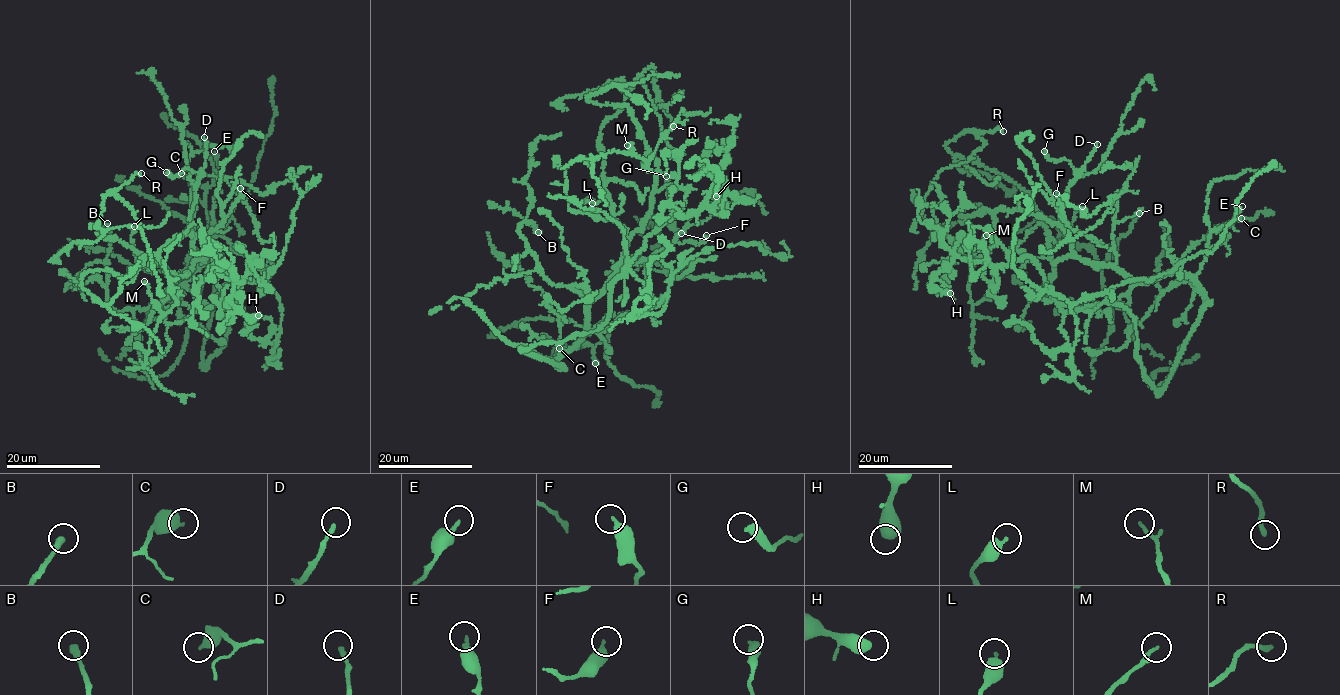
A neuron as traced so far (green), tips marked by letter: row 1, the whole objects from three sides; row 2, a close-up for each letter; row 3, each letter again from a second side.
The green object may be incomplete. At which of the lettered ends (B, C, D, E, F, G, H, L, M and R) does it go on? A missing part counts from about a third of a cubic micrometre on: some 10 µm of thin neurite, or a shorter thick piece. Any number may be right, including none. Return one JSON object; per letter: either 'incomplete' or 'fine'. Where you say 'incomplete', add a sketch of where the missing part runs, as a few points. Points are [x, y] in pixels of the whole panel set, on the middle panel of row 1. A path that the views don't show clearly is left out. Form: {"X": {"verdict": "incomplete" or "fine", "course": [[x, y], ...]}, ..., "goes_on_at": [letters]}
{"B": {"verdict": "incomplete"}, "C": {"verdict": "fine"}, "D": {"verdict": "incomplete", "course": [[681, 233], [681, 218], [697, 214]]}, "E": {"verdict": "fine"}, "F": {"verdict": "fine"}, "G": {"verdict": "fine"}, "H": {"verdict": "fine"}, "L": {"verdict": "fine"}, "M": {"verdict": "fine"}, "R": {"verdict": "fine"}, "goes_on_at": ["B", "D"]}

